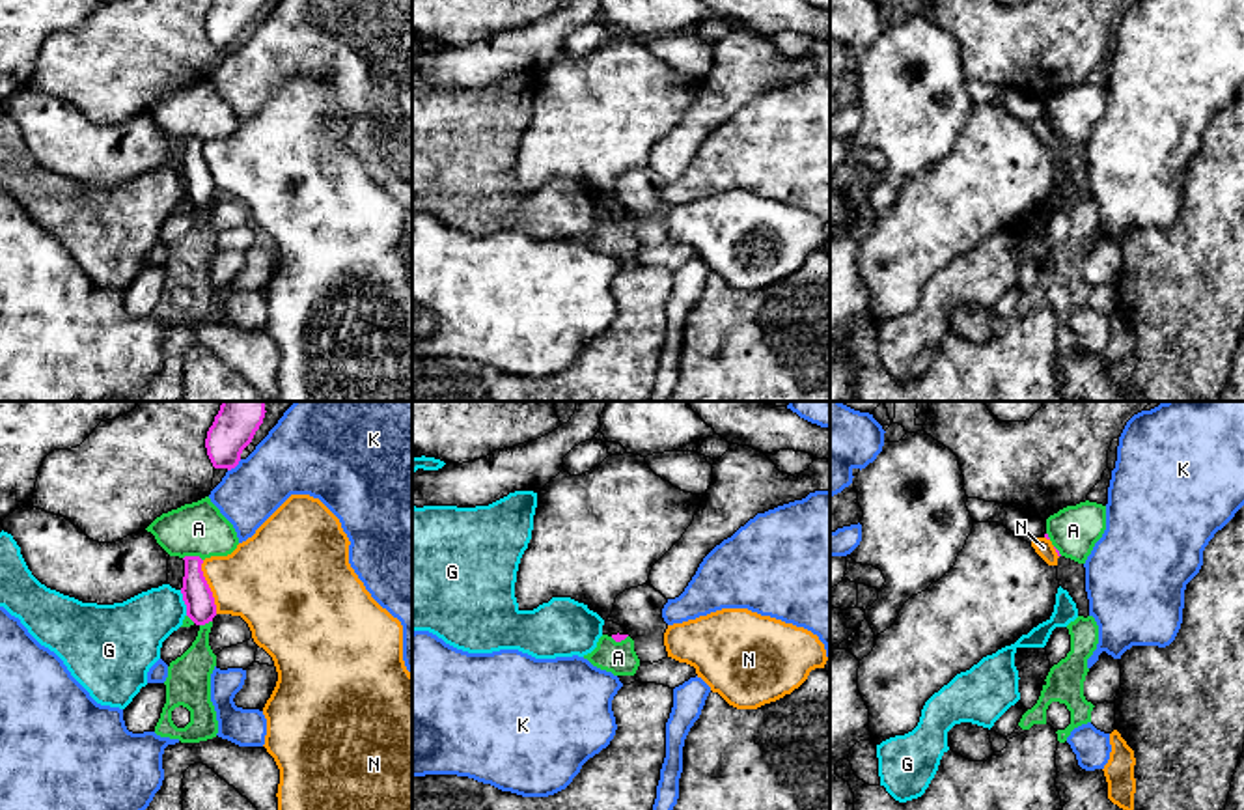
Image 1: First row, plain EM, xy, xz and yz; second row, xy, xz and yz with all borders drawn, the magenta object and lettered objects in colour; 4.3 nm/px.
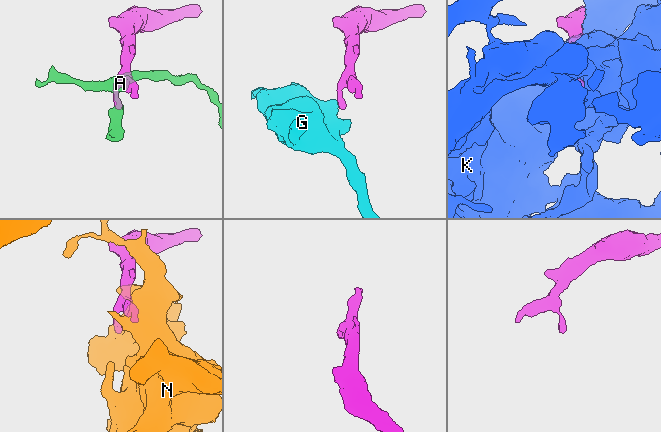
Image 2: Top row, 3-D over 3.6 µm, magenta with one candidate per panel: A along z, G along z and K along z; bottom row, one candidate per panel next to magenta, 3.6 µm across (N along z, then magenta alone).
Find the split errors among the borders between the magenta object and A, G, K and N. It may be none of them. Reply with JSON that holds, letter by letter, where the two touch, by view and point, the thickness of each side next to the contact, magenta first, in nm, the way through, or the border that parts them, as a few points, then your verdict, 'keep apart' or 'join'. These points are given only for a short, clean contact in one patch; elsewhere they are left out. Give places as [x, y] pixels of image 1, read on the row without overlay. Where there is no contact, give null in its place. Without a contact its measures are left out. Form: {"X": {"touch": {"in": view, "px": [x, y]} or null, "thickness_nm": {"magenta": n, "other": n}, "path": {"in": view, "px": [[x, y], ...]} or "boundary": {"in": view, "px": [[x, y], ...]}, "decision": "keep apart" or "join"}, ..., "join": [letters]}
{"A": {"touch": {"in": "xy", "px": [193, 139]}, "thickness_nm": {"magenta": 130, "other": 240}, "decision": "keep apart"}, "G": {"touch": {"in": "xy", "px": [185, 185]}, "thickness_nm": {"magenta": 130, "other": 260}, "boundary": {"in": "xy", "px": [[179, 172], [187, 196]]}, "decision": "keep apart"}, "K": {"touch": {"in": "xy", "px": [234, 49]}, "thickness_nm": {"magenta": 170, "other": 300}, "decision": "keep apart"}, "N": {"touch": {"in": "xy", "px": [207, 168]}, "thickness_nm": {"magenta": 130, "other": 380}, "decision": "keep apart"}, "join": []}

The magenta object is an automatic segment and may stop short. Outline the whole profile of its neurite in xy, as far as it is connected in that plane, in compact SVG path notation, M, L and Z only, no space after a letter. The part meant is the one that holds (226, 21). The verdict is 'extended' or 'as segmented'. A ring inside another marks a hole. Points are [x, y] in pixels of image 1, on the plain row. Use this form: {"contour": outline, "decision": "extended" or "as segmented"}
{"contour": "M214 0L205 30L214 50L235 50L242 32L252 24L263 0Z", "decision": "as segmented"}

